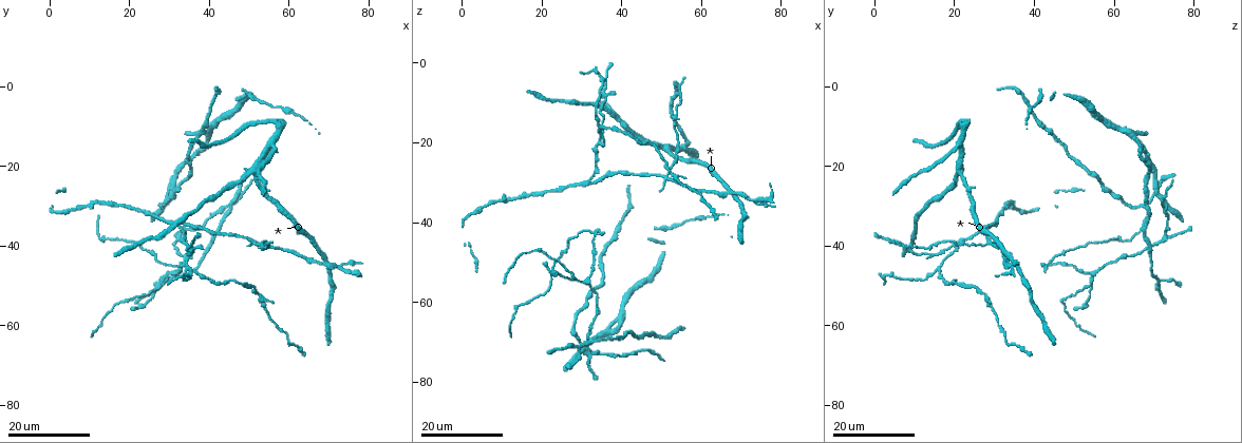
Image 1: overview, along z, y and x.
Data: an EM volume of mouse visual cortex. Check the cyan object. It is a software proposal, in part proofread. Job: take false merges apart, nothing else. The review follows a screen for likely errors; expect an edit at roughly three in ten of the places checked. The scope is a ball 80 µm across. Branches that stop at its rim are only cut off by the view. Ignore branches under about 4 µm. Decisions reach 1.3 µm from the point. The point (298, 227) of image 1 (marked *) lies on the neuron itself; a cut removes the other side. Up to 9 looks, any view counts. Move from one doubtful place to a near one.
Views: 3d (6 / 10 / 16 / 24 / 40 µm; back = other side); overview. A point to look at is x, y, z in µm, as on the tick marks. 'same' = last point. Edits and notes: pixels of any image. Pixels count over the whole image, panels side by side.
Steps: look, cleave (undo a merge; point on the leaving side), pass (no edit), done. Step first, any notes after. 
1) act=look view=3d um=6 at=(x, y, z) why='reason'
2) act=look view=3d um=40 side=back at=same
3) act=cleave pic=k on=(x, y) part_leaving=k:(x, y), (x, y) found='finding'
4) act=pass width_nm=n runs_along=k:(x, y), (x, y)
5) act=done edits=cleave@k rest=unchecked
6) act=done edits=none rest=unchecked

act=look view=3d um=16 at=(68.0, 44.5, 32.5) why='two arms in line, one across'

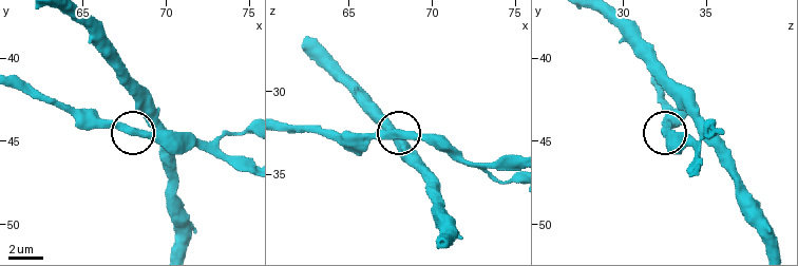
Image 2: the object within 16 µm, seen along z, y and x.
act=look view=3d um=10 at=(68.3, 44.4, 32.5)

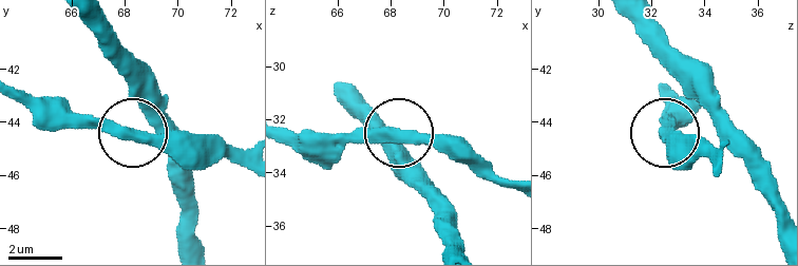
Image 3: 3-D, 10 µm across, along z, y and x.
act=pass arms=3 runs_along=3:(82, 17), (128, 86), (133, 131), (196, 133) found='one neuron here'

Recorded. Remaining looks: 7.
act=look view=3d um=24 at=(33.0, 45.0, 43.0) why='four or more arms meet'

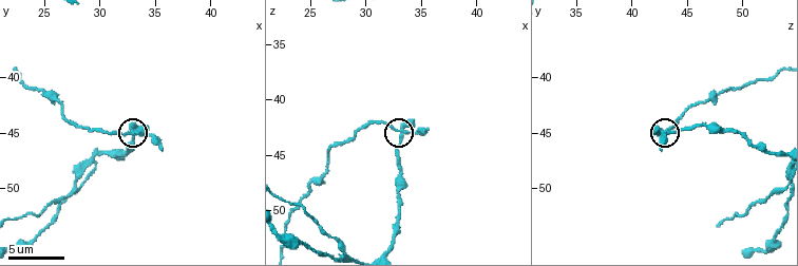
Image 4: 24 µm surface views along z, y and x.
act=look view=3d um=10 at=(33.2, 45.0, 42.8)

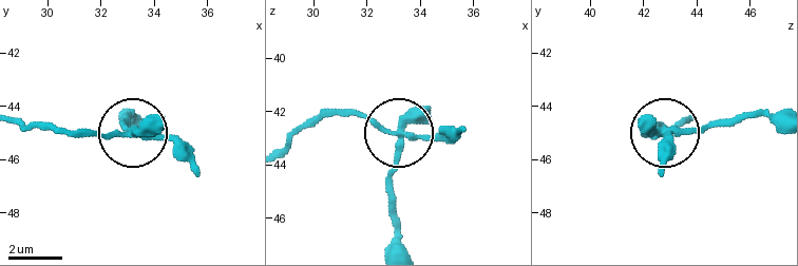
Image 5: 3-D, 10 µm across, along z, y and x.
act=cleave pic=5 on=(177, 139) side_arm_um=46 part_leaving=5:(402, 131), (329, 111), (302, 125), (286, 145) found='a second neuron is stuck on'

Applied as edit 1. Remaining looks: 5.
act=look view=3d um=24 at=(52.0, 39.5, 28.5) why='looks like a crossing'

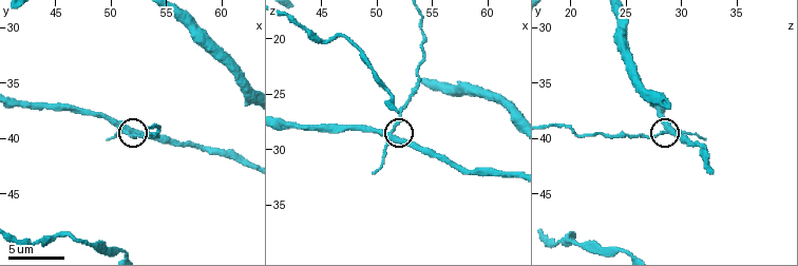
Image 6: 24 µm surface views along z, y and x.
act=look view=3d um=10 at=(51.2, 39.6, 28.6) why='closer look'

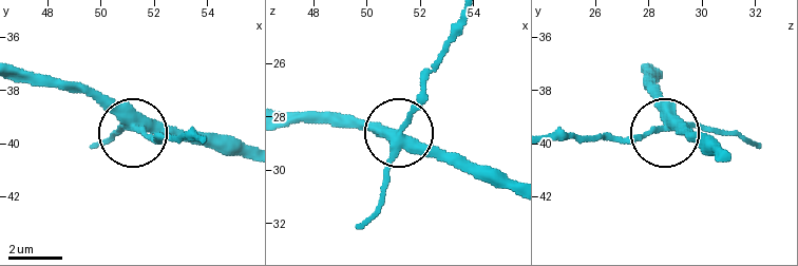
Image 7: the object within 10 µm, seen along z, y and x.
act=look view=3d um=10 side=back at=(51.2, 39.4, 28.5)

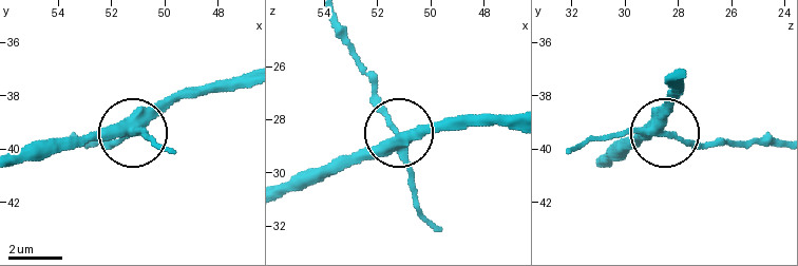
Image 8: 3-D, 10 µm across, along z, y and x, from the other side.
act=cleave pic=8 on=(380, 112) part_leaving=8:(402, 141), (341, 21) found='two neurons meet here'

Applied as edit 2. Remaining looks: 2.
act=look view=3d um=16 at=(35.5, 39.5, 7.0) why='thick turns thin'

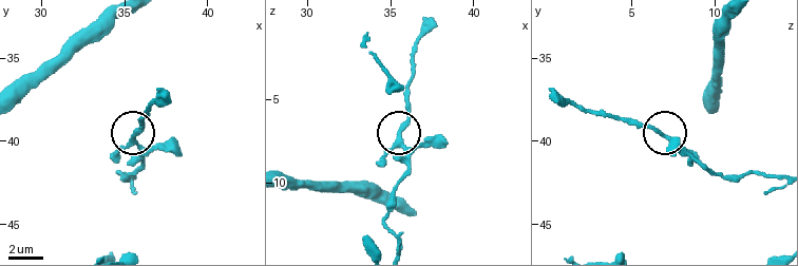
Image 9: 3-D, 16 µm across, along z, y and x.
act=look view=3d um=10 at=(35.5, 39.9, 7.4) why='closer look'

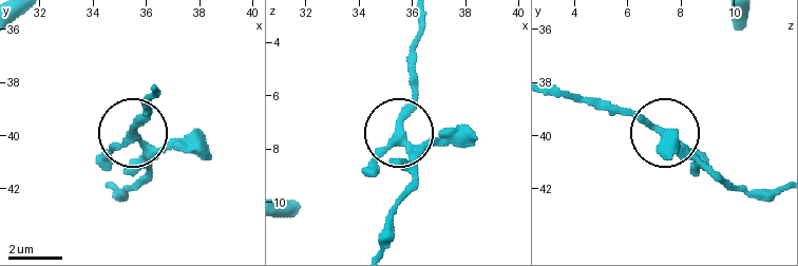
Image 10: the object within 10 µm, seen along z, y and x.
act=pass runs_along=10:(381, 242), (386, 215), (411, 174), (397, 127), (416, 81) found='continuous, no second neuron'

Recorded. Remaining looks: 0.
act=done edits=cleave@5,cleave@8 rest=unchecked

